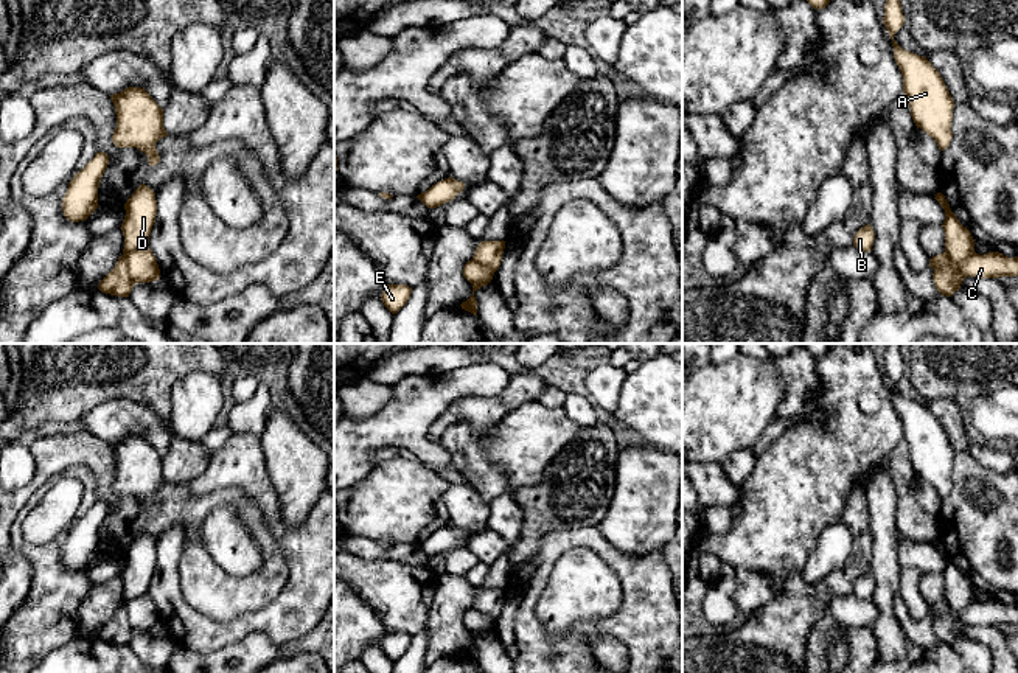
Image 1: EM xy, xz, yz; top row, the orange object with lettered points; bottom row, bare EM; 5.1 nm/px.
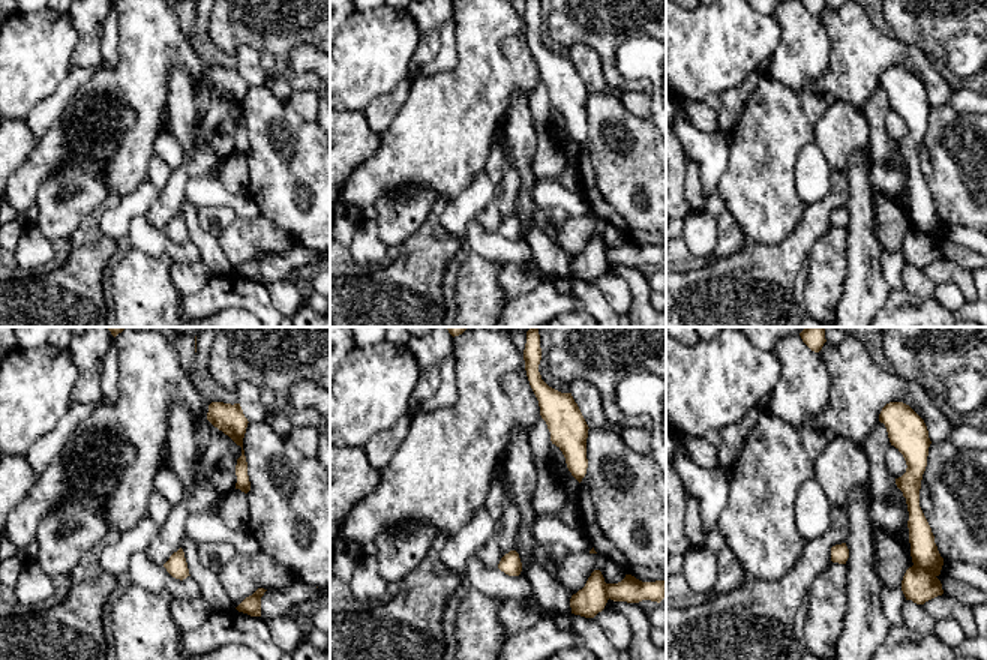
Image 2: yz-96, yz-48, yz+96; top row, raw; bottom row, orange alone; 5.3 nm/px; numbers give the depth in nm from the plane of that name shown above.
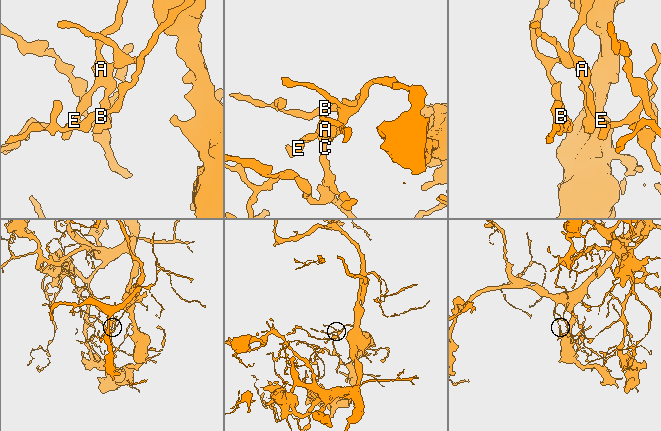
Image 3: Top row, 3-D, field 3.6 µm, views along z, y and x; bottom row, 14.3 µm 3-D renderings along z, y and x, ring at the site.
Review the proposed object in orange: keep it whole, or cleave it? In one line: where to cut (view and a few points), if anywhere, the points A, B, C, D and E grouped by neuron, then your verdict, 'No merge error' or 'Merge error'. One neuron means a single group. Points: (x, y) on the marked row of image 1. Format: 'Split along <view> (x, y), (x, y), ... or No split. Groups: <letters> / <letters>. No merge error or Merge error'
Split along xy (146, 244), (132, 249), (125, 257), (126, 269), (135, 282). Groups: A B D E / C. Merge error

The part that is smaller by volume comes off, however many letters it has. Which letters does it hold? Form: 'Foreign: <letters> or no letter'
Foreign: C

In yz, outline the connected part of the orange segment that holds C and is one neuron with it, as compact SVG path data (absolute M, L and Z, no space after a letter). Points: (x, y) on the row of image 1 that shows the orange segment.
M973 252L959 267L964 277L999 278L1018 275L1018 256L1009 258L999 252L979 255Z

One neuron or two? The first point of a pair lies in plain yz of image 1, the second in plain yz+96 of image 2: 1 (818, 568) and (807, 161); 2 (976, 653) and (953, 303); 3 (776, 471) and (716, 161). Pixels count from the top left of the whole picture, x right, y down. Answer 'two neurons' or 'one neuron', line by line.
1: one neuron
2: one neuron
3: two neurons

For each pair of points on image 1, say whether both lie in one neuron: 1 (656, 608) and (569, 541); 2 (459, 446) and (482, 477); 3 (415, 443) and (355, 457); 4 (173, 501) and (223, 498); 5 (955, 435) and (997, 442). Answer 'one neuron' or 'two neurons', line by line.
1: one neuron
2: one neuron
3: one neuron
4: one neuron
5: two neurons

